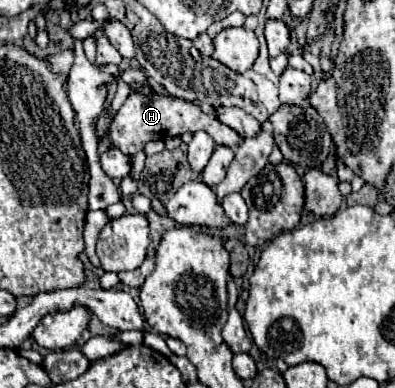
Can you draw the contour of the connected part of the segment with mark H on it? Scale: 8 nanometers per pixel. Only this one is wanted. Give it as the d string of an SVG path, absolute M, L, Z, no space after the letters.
M141 87L137 91L129 93L127 101L121 105L115 119L111 121L111 143L113 143L113 147L121 149L123 153L135 155L137 151L141 151L145 147L145 143L149 143L153 139L165 139L165 135L177 137L183 133L195 133L199 129L209 133L213 137L213 141L219 145L235 147L243 141L243 137L239 137L233 129L229 129L217 117L203 113L195 103L183 101L177 97L169 97L169 95L161 95L153 87Z

